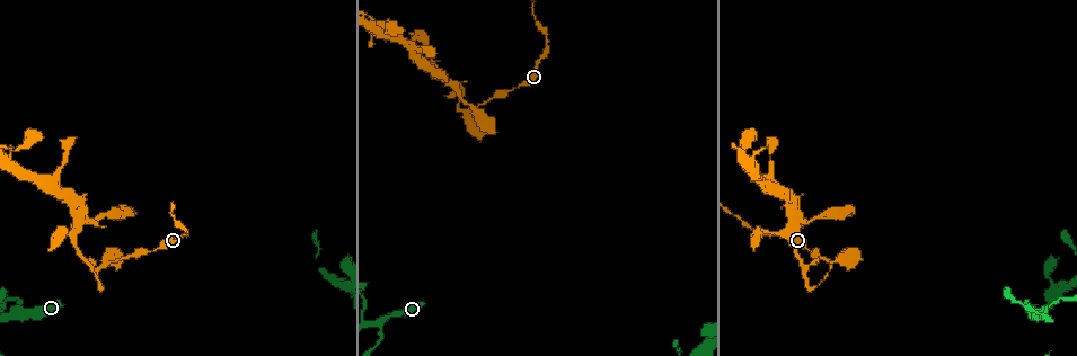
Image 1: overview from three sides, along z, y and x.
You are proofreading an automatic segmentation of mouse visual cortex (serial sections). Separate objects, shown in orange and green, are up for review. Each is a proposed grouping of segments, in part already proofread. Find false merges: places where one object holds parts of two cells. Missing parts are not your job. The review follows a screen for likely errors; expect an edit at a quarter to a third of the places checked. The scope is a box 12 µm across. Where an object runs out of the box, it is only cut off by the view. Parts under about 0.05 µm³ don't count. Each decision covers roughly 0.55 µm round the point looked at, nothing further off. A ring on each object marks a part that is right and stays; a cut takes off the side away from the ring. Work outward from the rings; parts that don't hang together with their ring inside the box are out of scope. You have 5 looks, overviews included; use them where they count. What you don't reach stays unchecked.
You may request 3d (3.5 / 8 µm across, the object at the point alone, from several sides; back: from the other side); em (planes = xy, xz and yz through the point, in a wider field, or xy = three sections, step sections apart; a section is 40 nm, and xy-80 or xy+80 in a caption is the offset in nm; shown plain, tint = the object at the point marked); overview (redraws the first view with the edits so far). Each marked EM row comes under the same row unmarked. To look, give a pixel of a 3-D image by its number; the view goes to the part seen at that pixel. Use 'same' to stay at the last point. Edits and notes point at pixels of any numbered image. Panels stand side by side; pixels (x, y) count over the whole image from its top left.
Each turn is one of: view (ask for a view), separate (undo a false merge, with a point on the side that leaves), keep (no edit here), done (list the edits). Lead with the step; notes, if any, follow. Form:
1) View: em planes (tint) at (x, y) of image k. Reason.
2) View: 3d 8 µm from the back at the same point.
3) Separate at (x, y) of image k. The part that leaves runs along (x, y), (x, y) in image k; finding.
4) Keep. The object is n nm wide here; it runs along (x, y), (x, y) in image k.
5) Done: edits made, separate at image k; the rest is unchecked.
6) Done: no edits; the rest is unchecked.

View: 3d 3.5 µm at (19, 299) of image 1. Sharp bend.

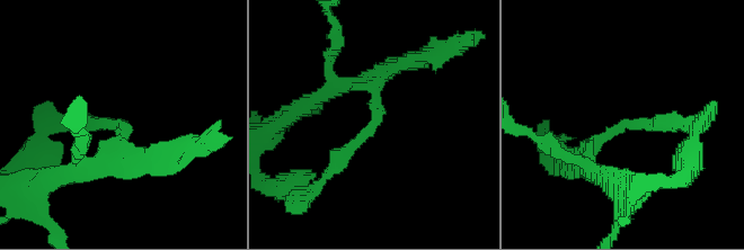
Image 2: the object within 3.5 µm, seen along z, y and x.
View: em planes (tint) at (620, 123) of image 2. The arms are 200, 250 nm wide.

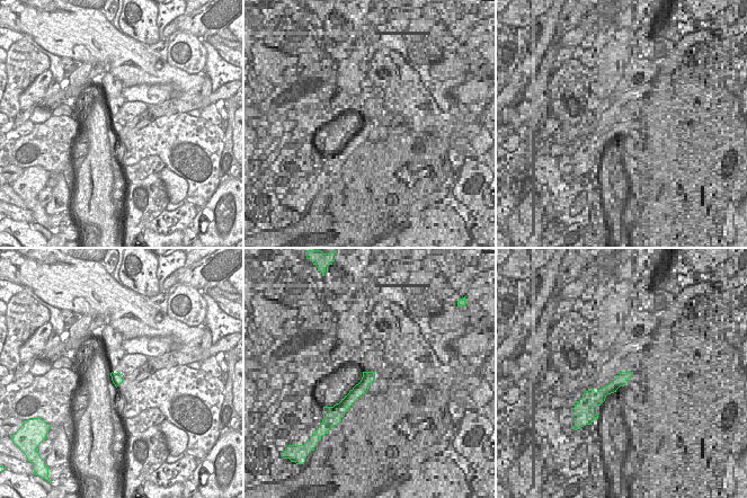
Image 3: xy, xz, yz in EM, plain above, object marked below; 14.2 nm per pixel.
Keep. Continuous, no second cell.

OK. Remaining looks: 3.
View: 3d 8 µm at (114, 261) of image 1. Abrupt turn.

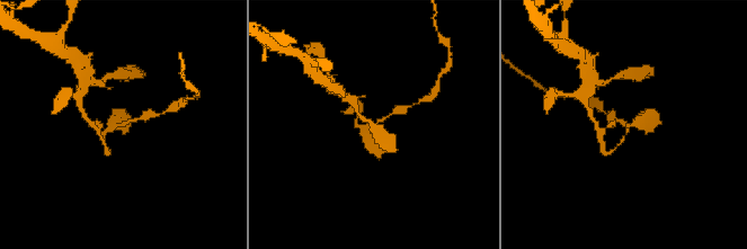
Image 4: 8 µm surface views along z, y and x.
View: 3d 3.5 µm at (125, 122) of image 4.

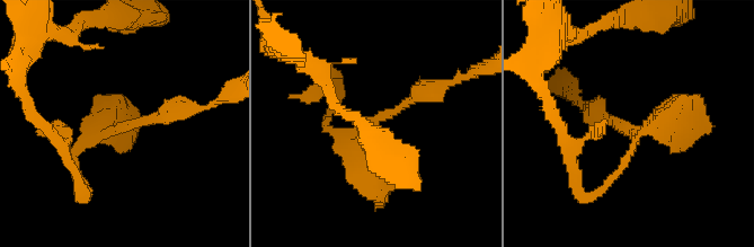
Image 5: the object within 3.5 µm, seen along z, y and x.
View: em xy step 5 (tint) at (116, 131) of image 5. 3 arms meet here; the arms are 100, 250, 350 nm wide; shape alone is not enough.

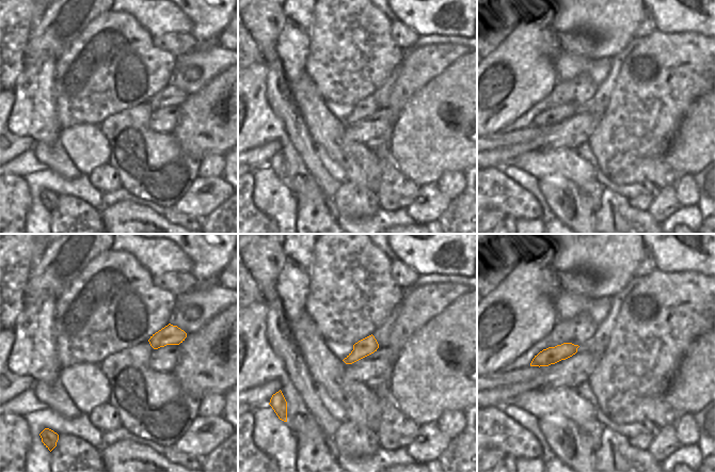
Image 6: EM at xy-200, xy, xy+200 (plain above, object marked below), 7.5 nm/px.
Separate at (123, 141) of image 5. The part that leaves runs along (86, 139), (72, 157), (82, 197), (76, 177) in image 5; two cells meet here.

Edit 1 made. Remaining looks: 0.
Done: edits made, separate at image 5; the rest is unchecked.

